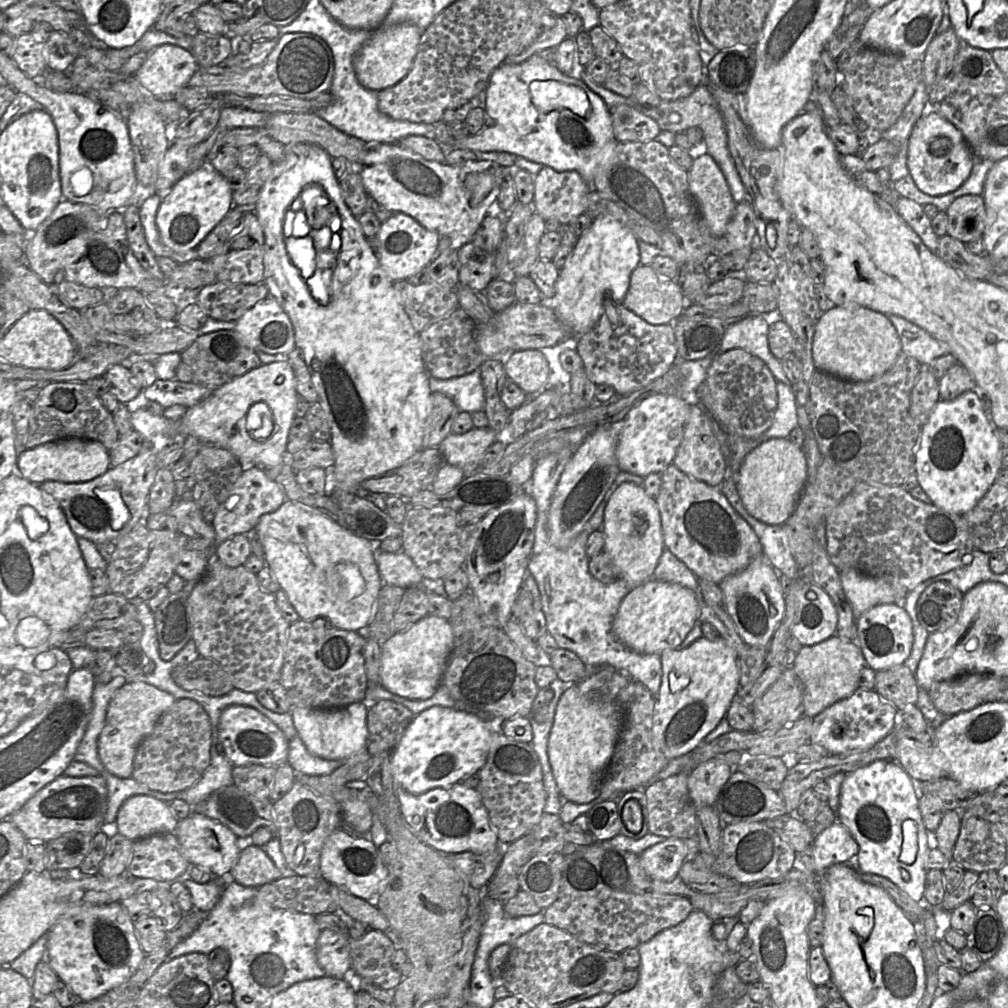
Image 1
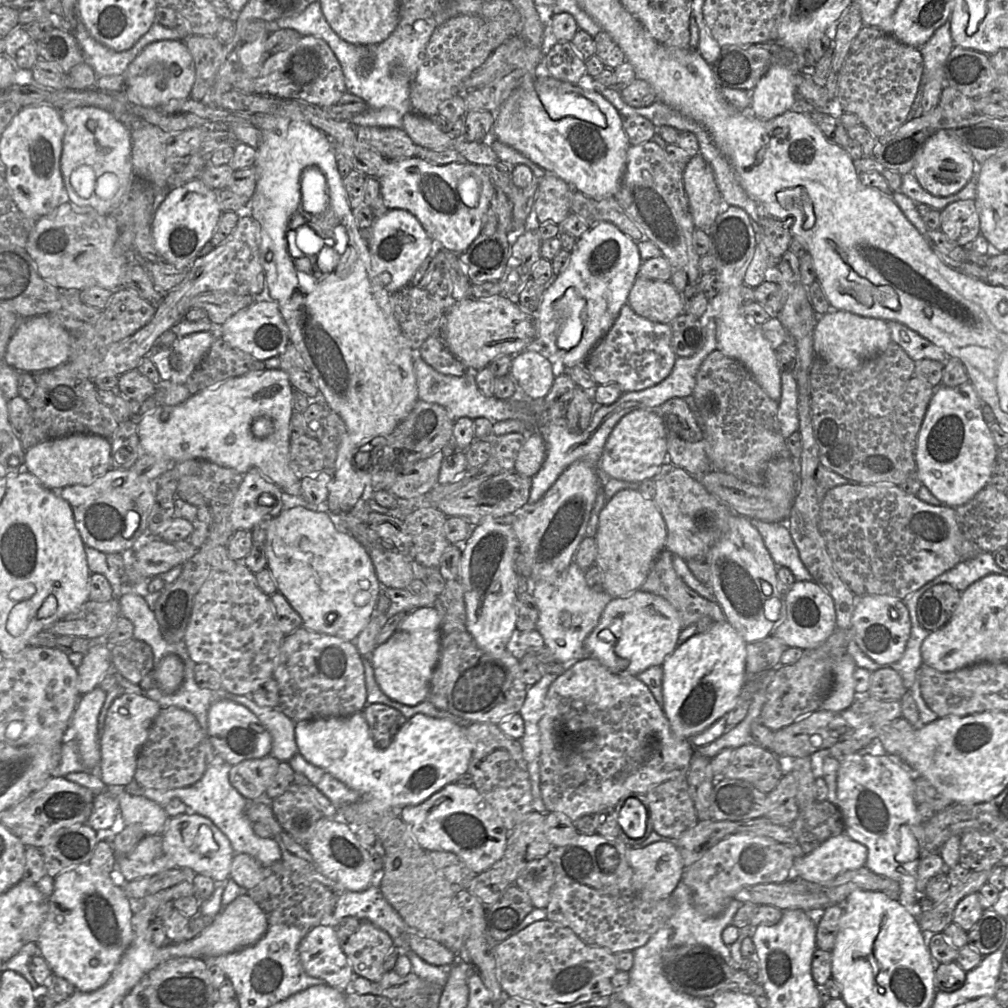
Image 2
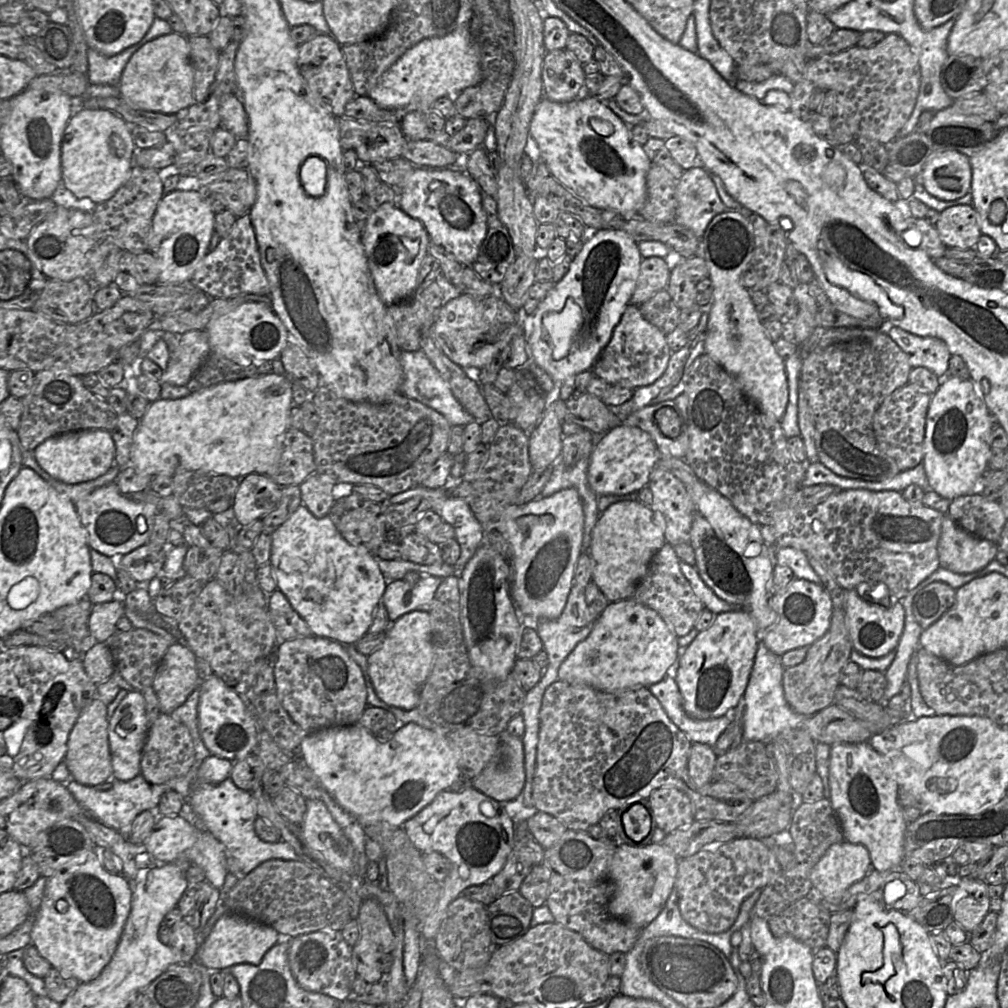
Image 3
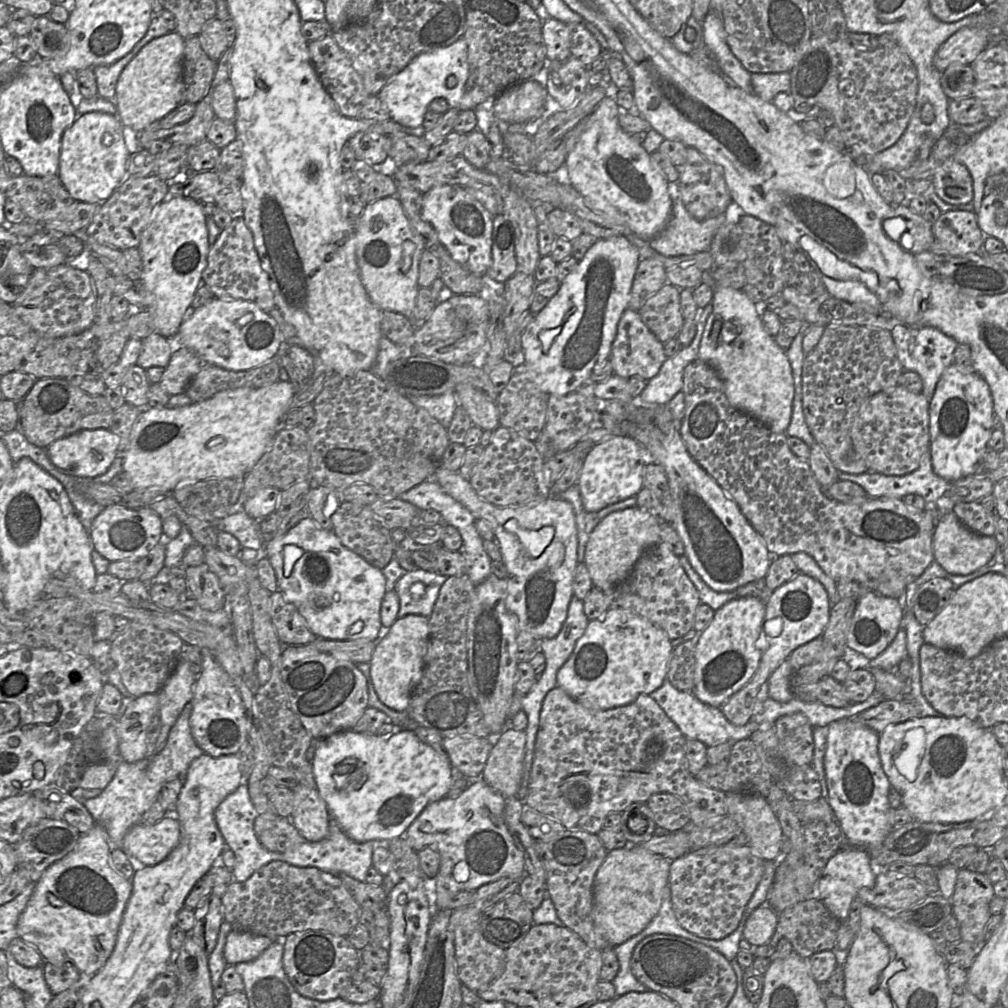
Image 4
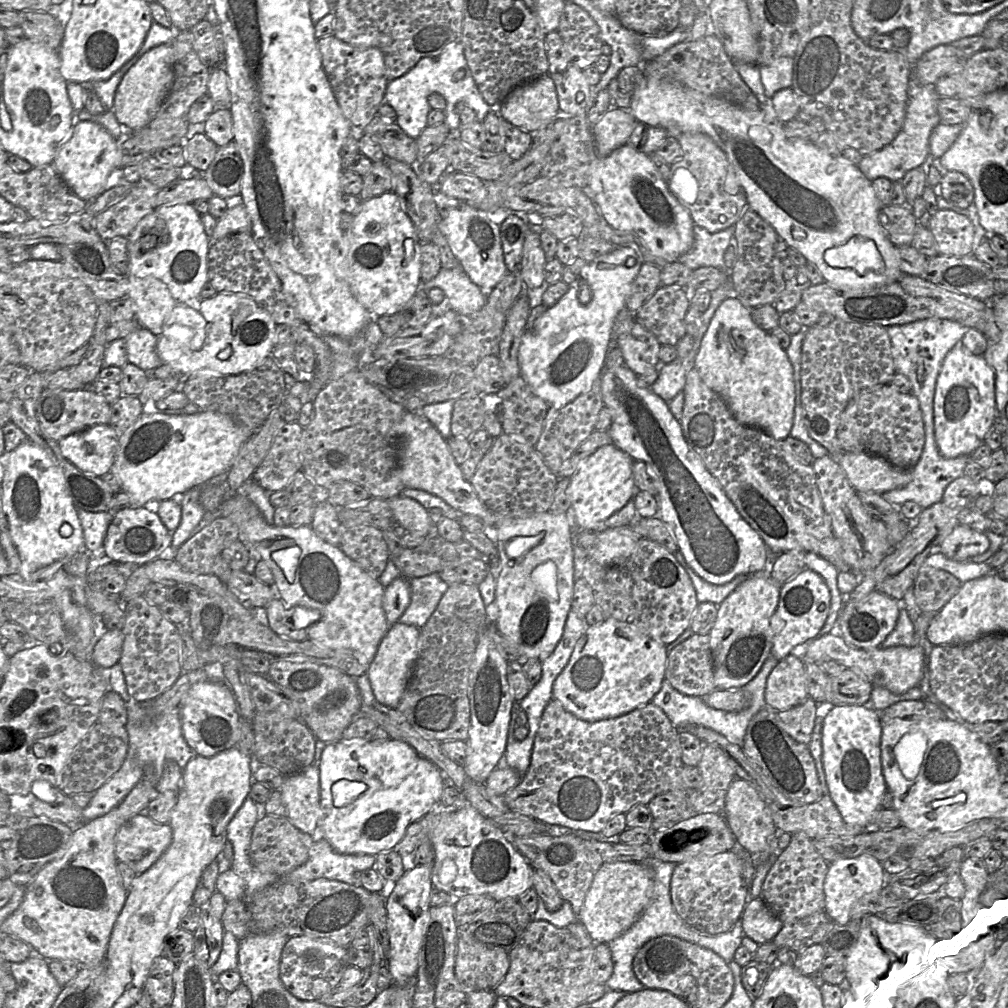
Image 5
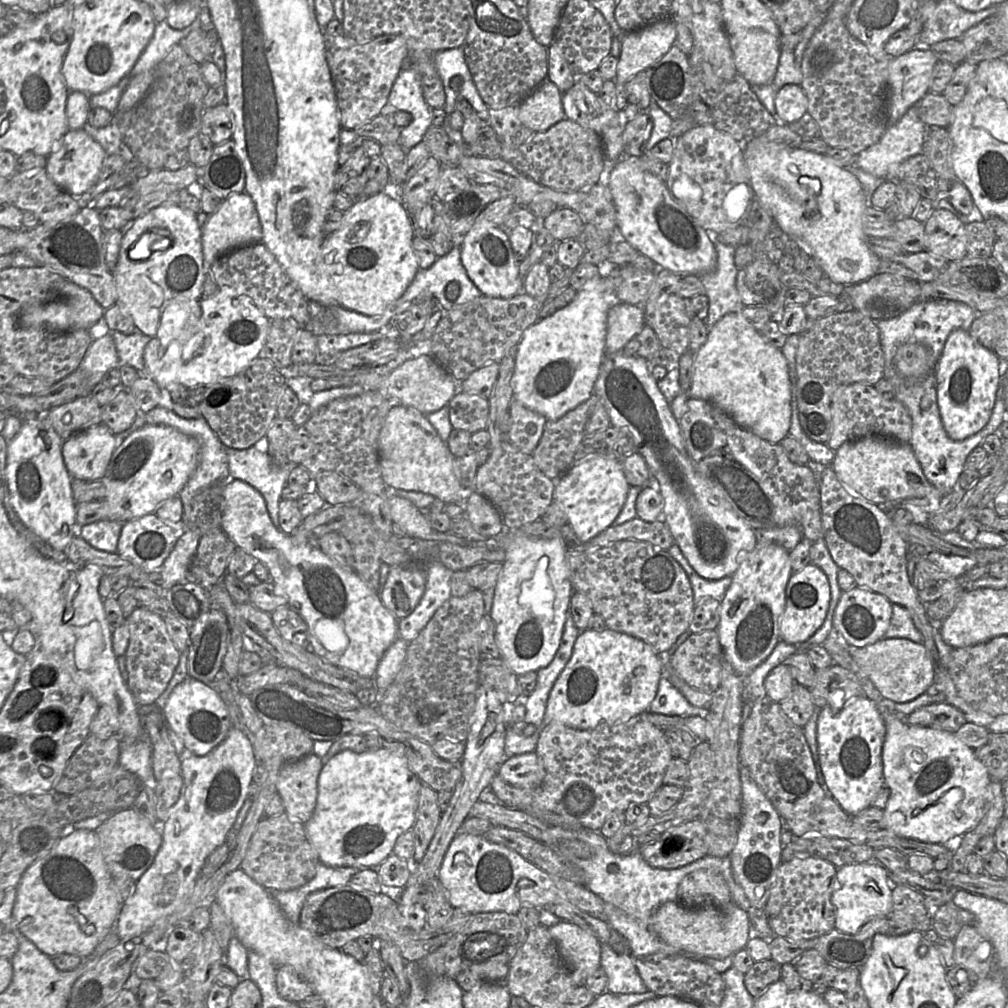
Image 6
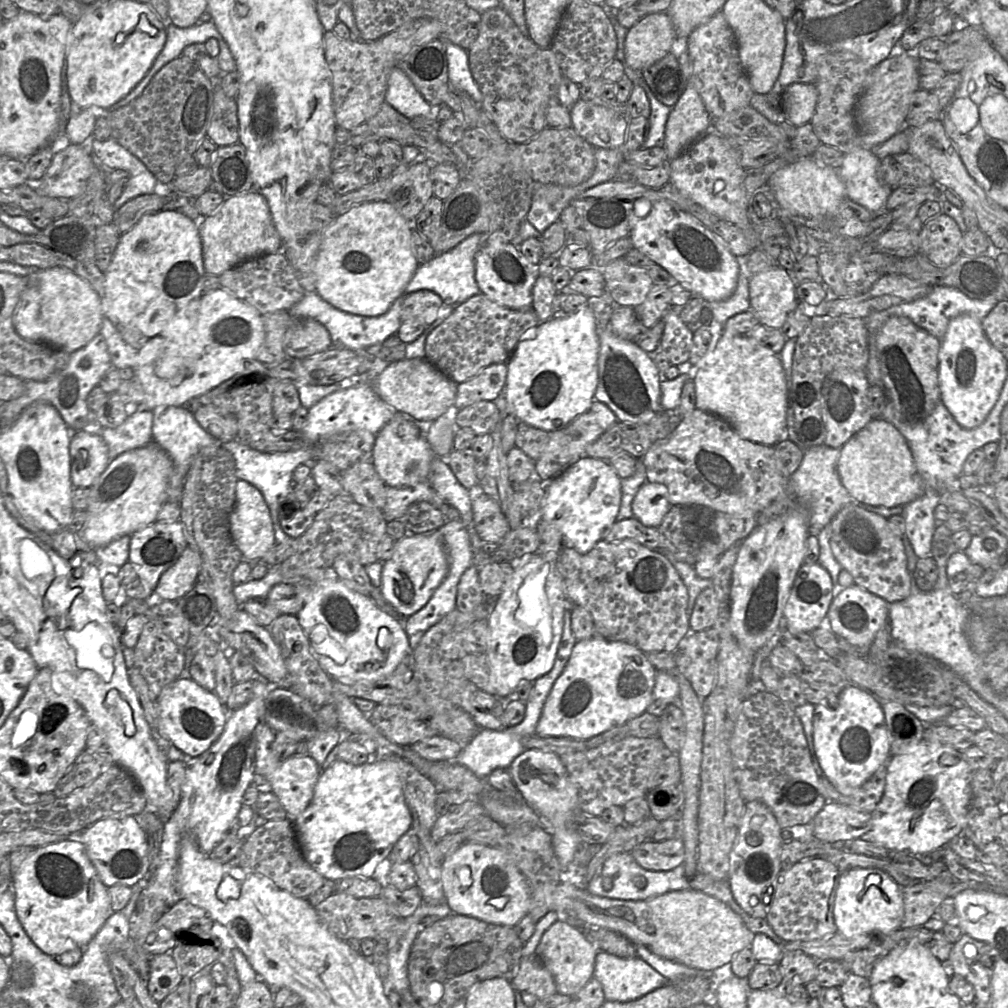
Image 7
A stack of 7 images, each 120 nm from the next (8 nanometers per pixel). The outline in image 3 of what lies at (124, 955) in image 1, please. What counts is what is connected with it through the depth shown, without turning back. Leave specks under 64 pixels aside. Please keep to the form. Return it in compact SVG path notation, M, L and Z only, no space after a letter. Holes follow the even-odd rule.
M92 850L47 879L31 931L31 944L63 977L91 982L102 973L117 948L131 910L131 899L128 880L106 871Z

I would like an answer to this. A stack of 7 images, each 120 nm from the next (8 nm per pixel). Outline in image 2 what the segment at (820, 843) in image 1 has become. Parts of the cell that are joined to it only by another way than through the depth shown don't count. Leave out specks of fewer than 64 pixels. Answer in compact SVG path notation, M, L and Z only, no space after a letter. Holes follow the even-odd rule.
M845 832L831 837L816 850L796 857L793 864L795 878L814 883L828 883L846 871L865 866L868 849Z

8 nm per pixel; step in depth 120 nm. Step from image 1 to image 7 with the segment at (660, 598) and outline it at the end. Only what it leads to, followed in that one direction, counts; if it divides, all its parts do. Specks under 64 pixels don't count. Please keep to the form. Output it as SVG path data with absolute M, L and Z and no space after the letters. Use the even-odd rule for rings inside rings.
M594 636L587 640L577 641L572 649L572 653L563 672L555 681L545 701L541 717L537 723L536 734L543 737L569 737L577 740L587 740L606 731L609 731L614 727L620 726L646 711L647 706L652 698L655 678L656 668L648 661L646 654L627 642L599 639Z

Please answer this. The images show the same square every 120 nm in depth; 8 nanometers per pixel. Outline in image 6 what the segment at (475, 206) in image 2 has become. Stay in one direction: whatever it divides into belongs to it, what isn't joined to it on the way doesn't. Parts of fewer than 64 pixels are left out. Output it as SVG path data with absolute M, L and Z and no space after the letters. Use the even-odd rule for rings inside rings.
M473 226L463 237L460 249L461 263L482 295L510 298L523 291L519 262L514 256L507 232L500 226Z

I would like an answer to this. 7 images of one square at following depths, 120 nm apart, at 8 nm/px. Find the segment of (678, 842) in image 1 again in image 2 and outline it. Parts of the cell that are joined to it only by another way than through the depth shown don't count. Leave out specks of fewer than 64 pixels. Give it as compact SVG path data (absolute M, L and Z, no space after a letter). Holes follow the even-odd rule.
M662 840L644 847L627 848L626 858L633 869L632 887L643 899L670 898L674 889L682 881L685 866L674 841Z

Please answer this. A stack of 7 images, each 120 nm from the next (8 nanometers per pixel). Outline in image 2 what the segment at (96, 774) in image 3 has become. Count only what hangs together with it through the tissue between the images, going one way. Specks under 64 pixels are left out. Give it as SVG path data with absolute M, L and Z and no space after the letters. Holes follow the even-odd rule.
M100 686L82 695L64 737L64 742L76 739L82 763L91 770L99 767L101 760L98 716L106 695Z

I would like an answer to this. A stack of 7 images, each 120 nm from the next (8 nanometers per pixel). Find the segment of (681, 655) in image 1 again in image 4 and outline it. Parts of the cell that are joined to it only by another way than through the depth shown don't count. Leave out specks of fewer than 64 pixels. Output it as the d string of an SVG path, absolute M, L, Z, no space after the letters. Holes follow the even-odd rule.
M751 596L731 600L715 611L712 621L699 634L695 651L693 694L701 702L720 708L754 676L764 651L763 621L765 611L765 603Z

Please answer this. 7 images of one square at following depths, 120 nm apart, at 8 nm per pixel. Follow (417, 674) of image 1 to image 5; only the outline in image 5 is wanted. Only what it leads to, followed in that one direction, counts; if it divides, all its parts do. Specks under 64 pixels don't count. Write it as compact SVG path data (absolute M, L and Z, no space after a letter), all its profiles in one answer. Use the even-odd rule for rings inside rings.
M396 622L392 624L379 643L376 654L367 667L367 677L376 701L389 708L396 708L409 681L417 657L420 629Z

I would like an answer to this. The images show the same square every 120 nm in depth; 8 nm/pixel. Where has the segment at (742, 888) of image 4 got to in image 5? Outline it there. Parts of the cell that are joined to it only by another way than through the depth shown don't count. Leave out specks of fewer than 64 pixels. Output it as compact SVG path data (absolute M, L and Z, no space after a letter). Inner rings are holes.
M737 851L705 853L676 865L671 877L671 900L682 921L698 933L716 936L728 932L742 916L749 889L742 876L742 858Z

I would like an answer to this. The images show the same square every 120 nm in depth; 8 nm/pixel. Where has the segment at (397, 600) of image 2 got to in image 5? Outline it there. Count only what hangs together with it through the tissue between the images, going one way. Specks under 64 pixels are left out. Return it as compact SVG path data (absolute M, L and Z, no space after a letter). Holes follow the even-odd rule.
M437 573L409 580L411 600L398 622L421 629L437 608L449 585Z

